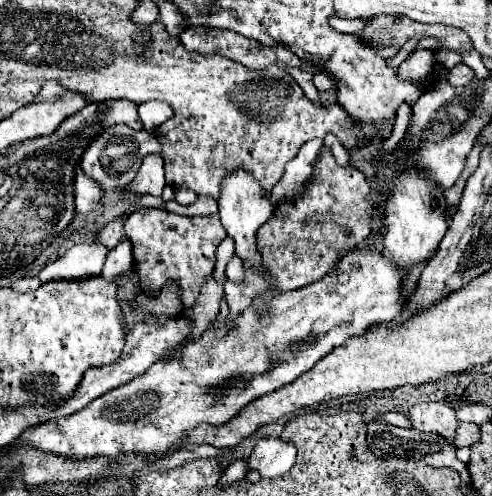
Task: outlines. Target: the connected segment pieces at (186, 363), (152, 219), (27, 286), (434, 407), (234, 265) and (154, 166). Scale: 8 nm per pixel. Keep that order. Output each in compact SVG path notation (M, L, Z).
M371 248L347 252L337 268L319 282L313 282L299 290L283 292L281 296L273 298L271 316L257 318L253 308L247 308L235 320L233 328L227 328L227 324L223 324L215 332L211 324L197 342L189 342L185 348L177 350L175 358L171 358L169 362L155 362L147 372L133 378L129 384L123 384L95 398L87 408L71 416L27 428L13 446L35 444L35 448L43 452L55 452L55 456L71 456L73 460L107 456L111 462L117 462L119 456L125 454L155 456L173 452L177 446L183 446L187 442L187 432L197 428L199 424L227 424L249 402L293 382L311 366L315 366L323 356L345 344L349 338L365 334L367 328L375 324L399 320L407 300L405 296L401 296L403 278L403 270L387 262L379 252Z
M135 210L127 222L125 232L133 244L135 270L143 284L157 296L167 280L177 280L181 286L183 306L193 306L199 296L201 284L205 284L215 268L215 250L227 236L219 222L219 216L179 216L167 210Z
M19 278L13 282L13 290L19 290L19 292L29 292L29 290L35 290L39 286L39 280L37 278Z
M423 402L411 408L407 414L413 420L415 430L423 430L429 434L439 434L443 436L453 448L455 444L455 434L457 434L457 416L455 410L443 402Z
M237 256L231 258L231 262L229 262L229 266L227 266L227 276L229 276L229 280L235 282L235 284L243 284L243 282L245 282L243 262L241 262Z
M147 154L141 162L141 168L139 168L135 180L129 184L129 190L131 190L131 194L161 196L163 188L165 188L163 158L161 158L161 154Z

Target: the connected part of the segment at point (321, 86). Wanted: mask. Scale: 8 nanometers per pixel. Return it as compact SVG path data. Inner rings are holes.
M319 72L313 76L313 83L315 84L318 91L326 91L334 88L336 82L334 79L325 72Z

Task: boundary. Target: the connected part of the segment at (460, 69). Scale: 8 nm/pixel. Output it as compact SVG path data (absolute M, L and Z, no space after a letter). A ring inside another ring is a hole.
M457 64L453 68L453 78L449 78L449 80L451 80L451 86L467 86L467 84L471 84L475 80L475 74L473 74L473 70L469 66Z

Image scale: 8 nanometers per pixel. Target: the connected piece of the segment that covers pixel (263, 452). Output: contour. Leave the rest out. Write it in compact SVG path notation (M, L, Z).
M263 438L257 442L247 466L249 470L257 470L261 478L273 480L291 470L295 452L295 446L285 444L281 438Z

